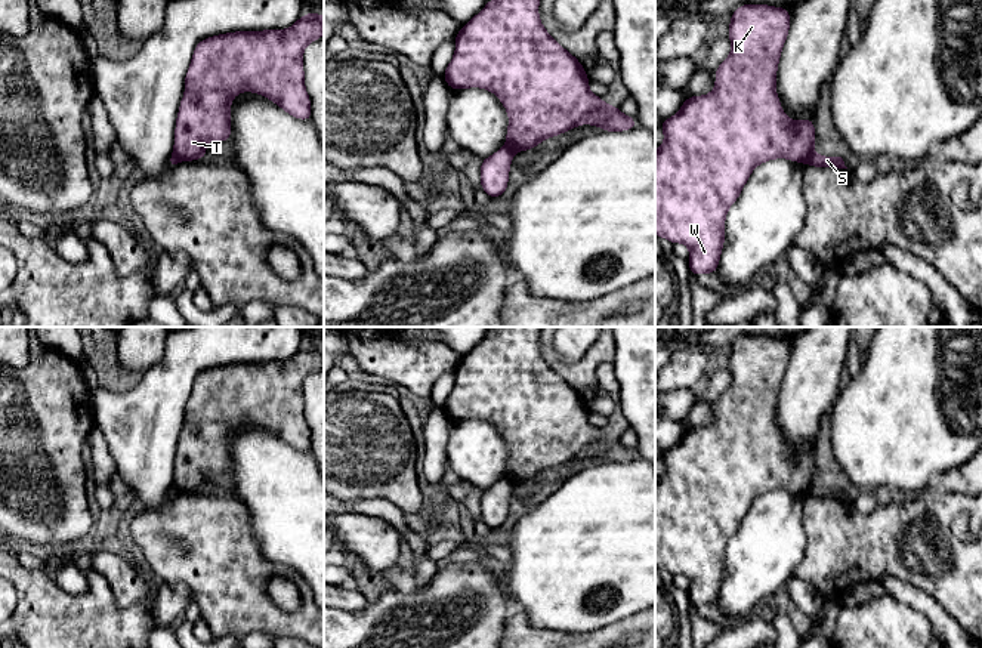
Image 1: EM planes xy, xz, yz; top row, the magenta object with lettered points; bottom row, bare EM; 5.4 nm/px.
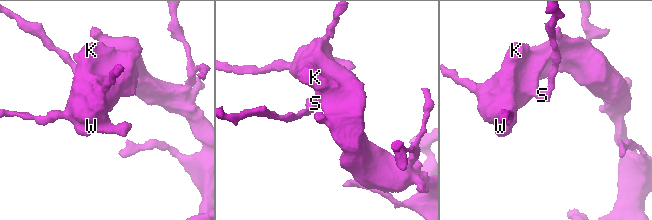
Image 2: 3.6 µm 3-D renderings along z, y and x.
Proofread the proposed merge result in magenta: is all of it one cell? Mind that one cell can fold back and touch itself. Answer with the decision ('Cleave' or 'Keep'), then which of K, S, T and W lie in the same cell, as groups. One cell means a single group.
Cleave. Groups: K T W / S

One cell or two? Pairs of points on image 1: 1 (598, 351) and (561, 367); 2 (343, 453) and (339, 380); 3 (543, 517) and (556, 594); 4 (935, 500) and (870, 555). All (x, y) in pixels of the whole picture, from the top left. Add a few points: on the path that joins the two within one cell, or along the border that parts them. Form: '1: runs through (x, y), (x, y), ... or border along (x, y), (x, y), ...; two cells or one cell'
1: runs through (589, 360), (580, 369), (570, 369); one cell
2: border along (374, 391), (339, 392); two cells
3: runs through (556, 536), (556, 574); one cell
4: runs through (919, 515), (908, 520), (886, 542); one cell

